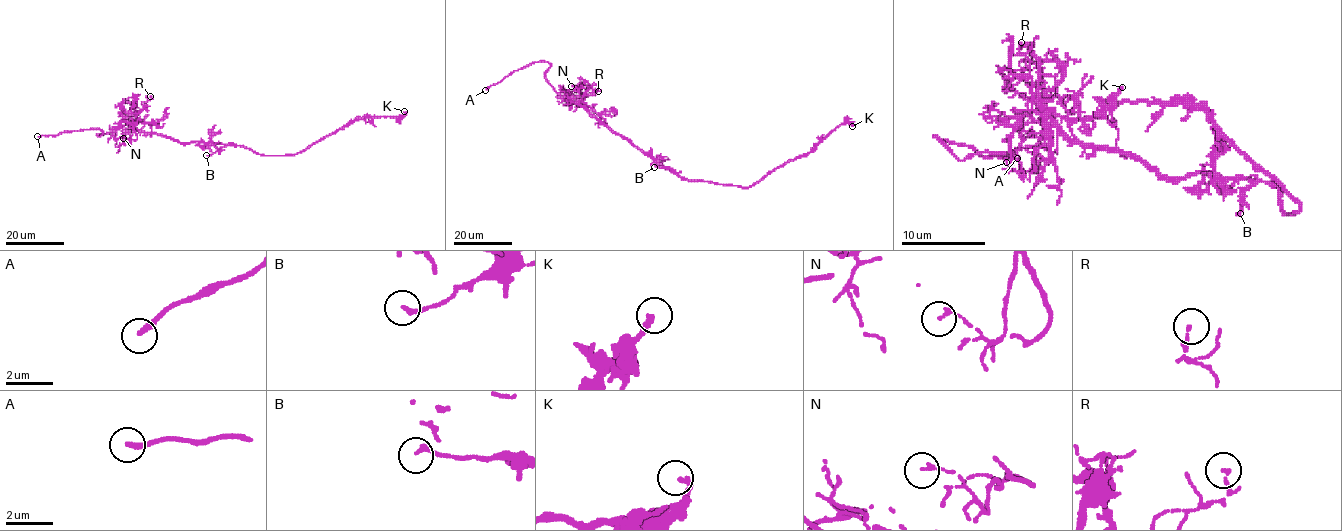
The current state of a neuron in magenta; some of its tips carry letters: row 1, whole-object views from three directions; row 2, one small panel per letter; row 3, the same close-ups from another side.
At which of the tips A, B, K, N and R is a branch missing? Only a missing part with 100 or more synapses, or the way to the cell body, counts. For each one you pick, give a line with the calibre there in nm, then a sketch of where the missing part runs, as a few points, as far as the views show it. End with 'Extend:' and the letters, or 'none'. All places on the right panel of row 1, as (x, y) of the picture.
A: calibre 240 nm; course (1017, 158), (1028, 162), (1049, 188), (1051, 181)
Extend: A

